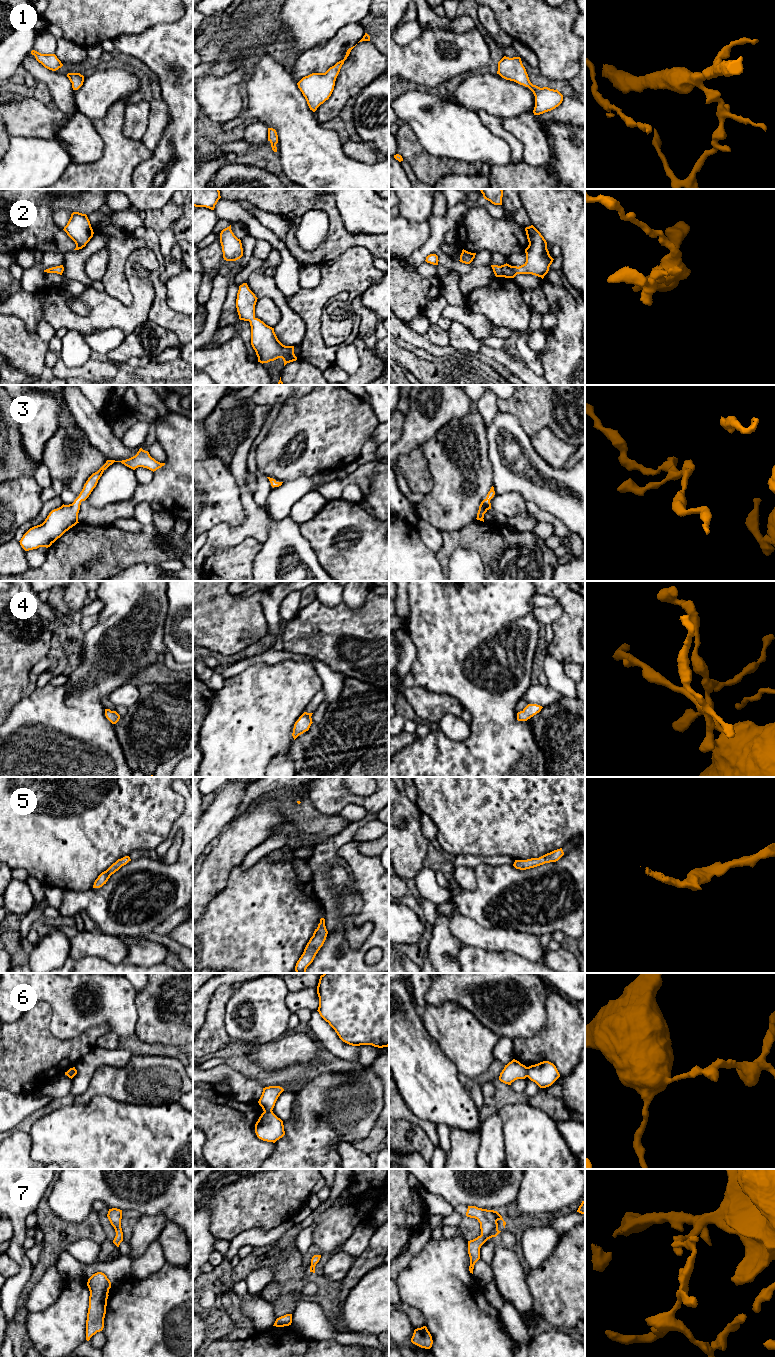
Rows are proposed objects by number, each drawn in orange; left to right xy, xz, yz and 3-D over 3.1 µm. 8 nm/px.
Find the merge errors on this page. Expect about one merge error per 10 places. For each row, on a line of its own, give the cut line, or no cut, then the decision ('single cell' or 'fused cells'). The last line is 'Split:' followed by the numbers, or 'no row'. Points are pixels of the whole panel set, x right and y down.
1: cut none; single cell
2: cut none; single cell
3: cut none; single cell
4: cut none; single cell
5: cut none; single cell
6: cut yz (528, 1067), (526, 1076); fused cells
7: cut none; single cell
Split: 6

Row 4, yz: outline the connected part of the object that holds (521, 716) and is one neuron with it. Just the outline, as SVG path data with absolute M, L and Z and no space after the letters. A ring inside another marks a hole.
M528 704L522 711L517 713L518 721L527 721L541 711L543 707L537 704Z

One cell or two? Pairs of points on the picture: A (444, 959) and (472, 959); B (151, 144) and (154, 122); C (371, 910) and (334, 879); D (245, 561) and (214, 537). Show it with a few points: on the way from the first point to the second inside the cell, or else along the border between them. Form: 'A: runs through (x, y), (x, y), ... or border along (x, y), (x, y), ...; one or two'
A: border along (464, 946), (457, 957), (458, 962); two
B: runs through (151, 139), (154, 127); one
C: border along (349, 875), (352, 881), (353, 892); two
D: border along (249, 537), (237, 544), (217, 549), (207, 558); two

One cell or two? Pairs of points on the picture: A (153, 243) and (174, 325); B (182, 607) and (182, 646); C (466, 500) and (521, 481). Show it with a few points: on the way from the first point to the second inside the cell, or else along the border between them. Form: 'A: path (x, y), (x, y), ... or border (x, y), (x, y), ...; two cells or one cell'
A: path (161, 263), (157, 273), (160, 305); one cell
B: path (182, 617), (182, 636); one cell
C: border (489, 462), (493, 485); two cells

